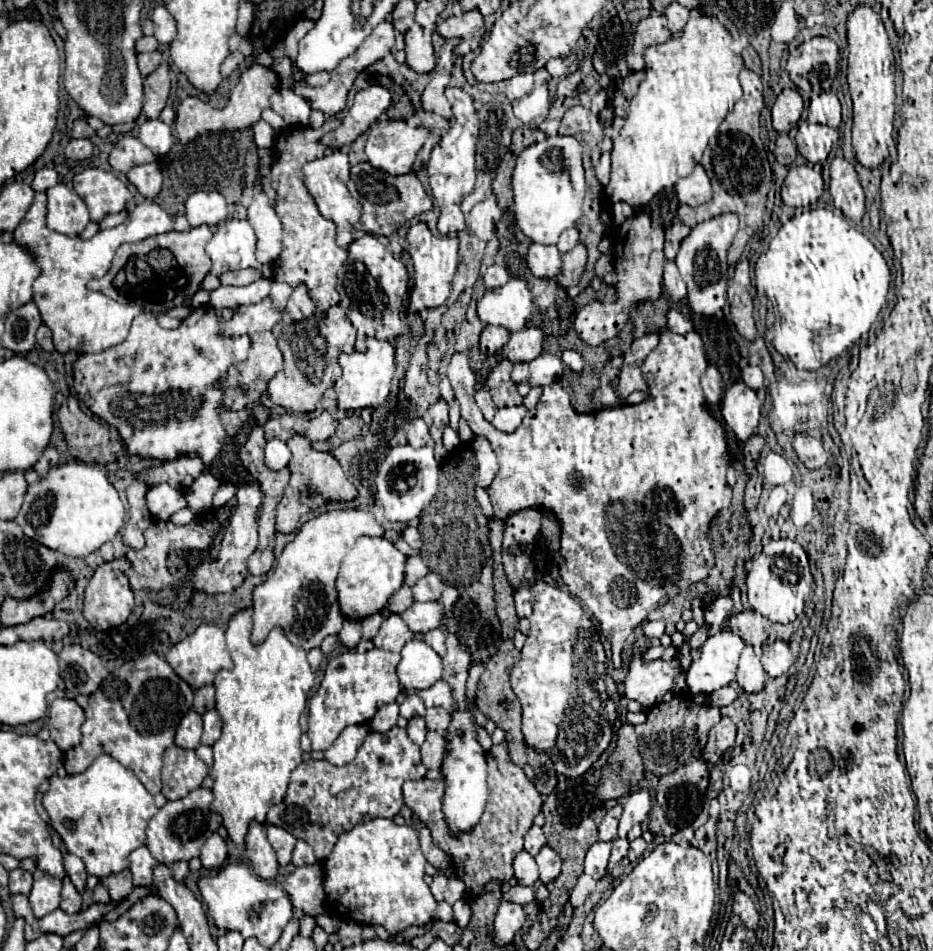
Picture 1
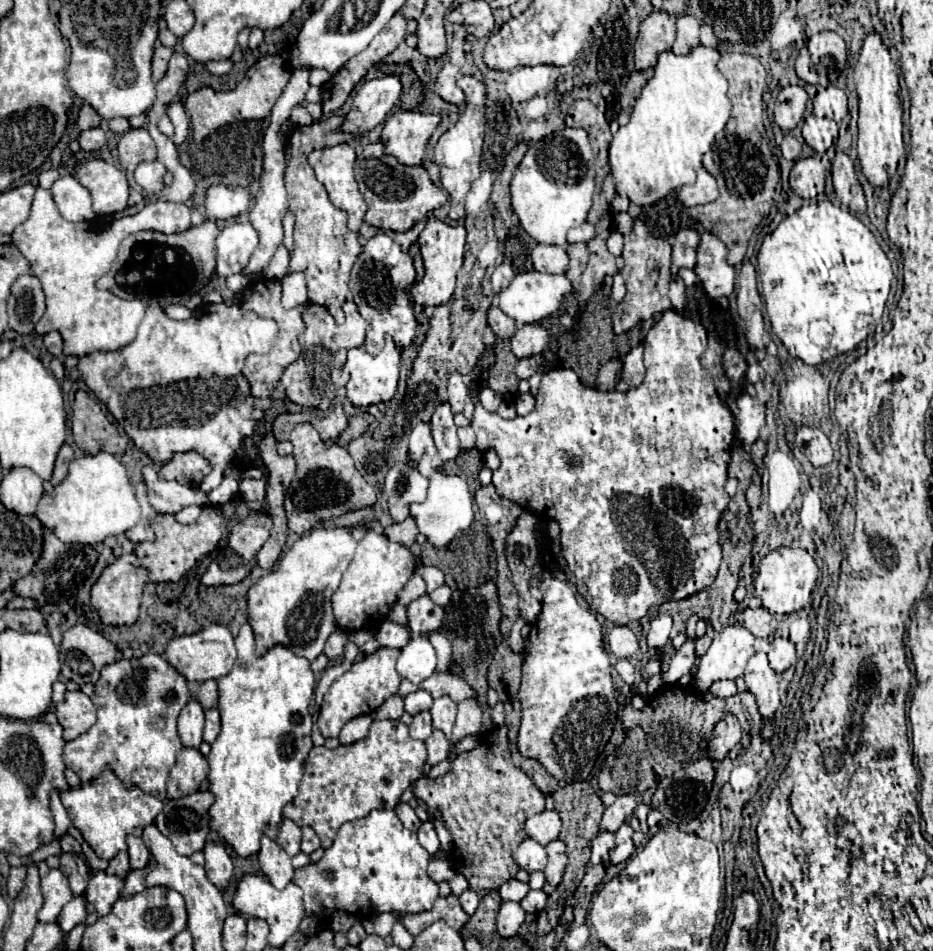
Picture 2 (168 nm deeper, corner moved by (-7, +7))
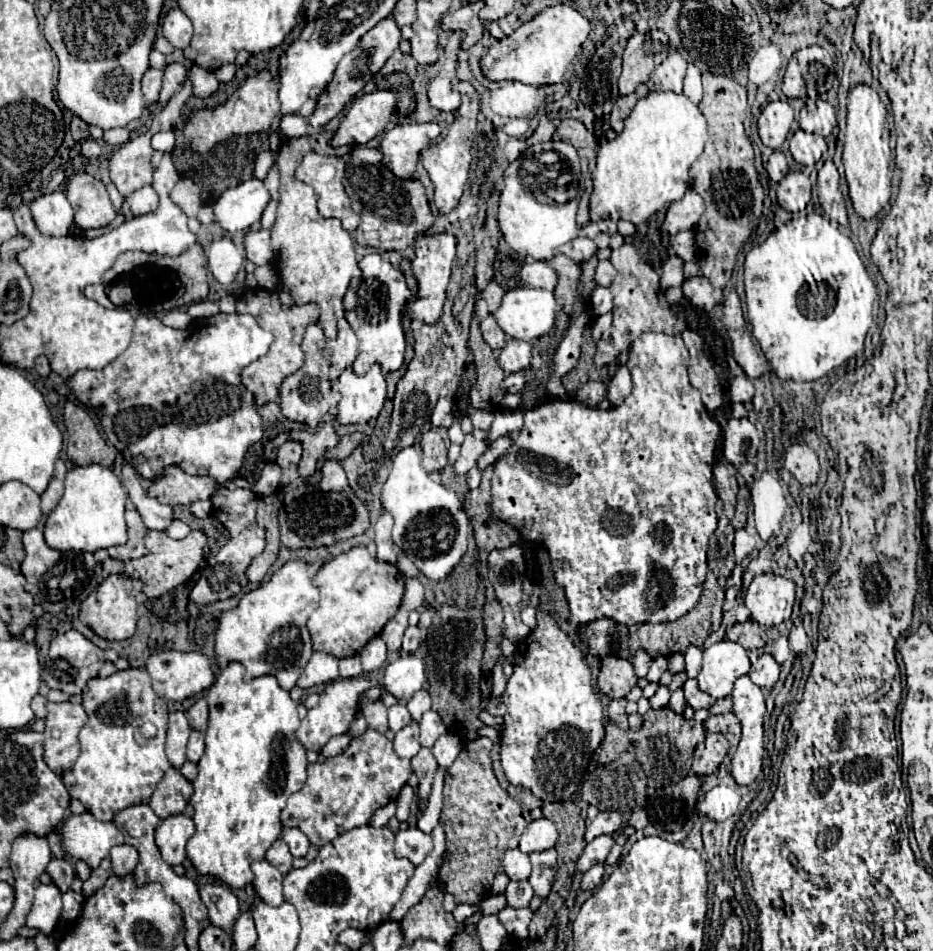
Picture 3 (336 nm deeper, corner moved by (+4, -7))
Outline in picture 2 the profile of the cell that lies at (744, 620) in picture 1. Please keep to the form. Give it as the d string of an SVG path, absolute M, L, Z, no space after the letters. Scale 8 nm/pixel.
M746 608L742 614L740 614L740 620L742 620L742 626L748 628L754 636L758 638L770 638L770 634L776 630L778 622L776 618L772 616L766 608Z

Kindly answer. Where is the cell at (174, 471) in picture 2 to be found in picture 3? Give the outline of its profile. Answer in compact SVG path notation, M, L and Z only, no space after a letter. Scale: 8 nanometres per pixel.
M169 466L159 480L153 480L149 496L157 498L161 504L177 506L207 500L213 496L215 488L217 482L209 476L191 476L185 474L179 466Z

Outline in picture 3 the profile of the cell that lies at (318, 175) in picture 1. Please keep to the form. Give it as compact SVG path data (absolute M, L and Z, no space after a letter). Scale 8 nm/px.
M309 152L297 166L297 180L309 184L319 196L319 214L325 218L339 218L343 228L353 232L359 226L359 216L351 210L351 200L345 194L341 178L345 162L340 157L321 156Z

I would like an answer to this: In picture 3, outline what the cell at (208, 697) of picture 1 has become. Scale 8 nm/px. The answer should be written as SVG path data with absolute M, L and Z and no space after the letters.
M199 698L189 710L187 710L187 718L189 718L189 726L193 730L205 732L207 730L207 718L209 718L209 706L205 698Z

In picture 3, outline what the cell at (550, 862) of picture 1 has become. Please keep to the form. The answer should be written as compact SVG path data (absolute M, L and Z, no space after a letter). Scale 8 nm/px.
M549 848L549 850L543 850L543 852L531 852L529 858L531 858L531 864L533 864L529 884L533 886L535 896L545 898L551 892L551 884L553 884L553 878L555 878L557 852L555 852L555 848Z

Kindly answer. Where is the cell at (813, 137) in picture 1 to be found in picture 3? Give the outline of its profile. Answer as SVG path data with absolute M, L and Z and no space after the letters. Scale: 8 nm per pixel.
M797 130L790 140L790 152L796 162L803 166L813 166L823 150L826 150L827 143L822 136L812 136L803 130Z

